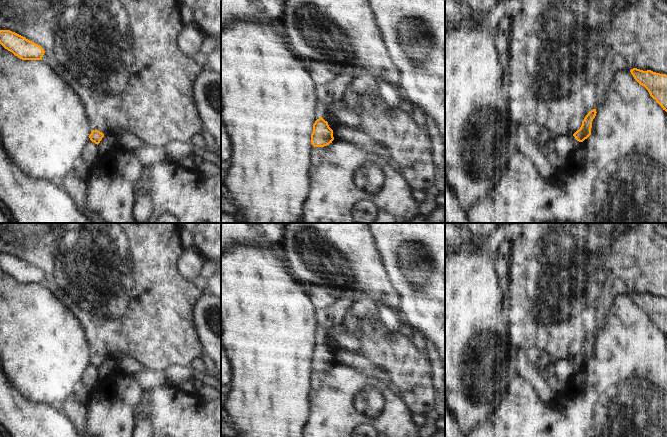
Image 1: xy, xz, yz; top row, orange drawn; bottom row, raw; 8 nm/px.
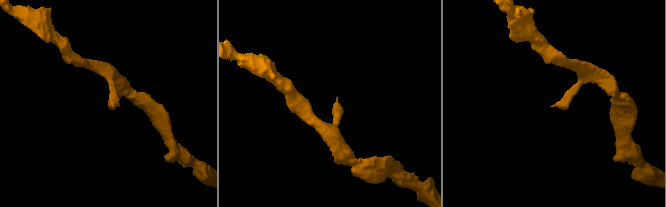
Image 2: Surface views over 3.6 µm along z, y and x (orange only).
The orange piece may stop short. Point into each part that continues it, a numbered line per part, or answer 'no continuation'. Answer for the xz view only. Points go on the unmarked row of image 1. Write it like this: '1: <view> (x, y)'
no continuation

